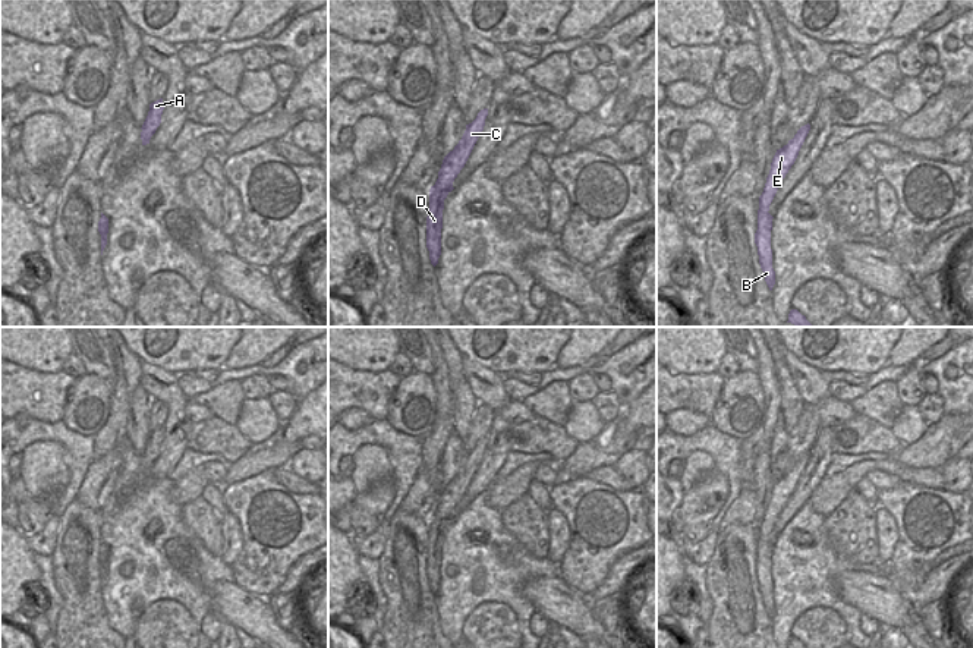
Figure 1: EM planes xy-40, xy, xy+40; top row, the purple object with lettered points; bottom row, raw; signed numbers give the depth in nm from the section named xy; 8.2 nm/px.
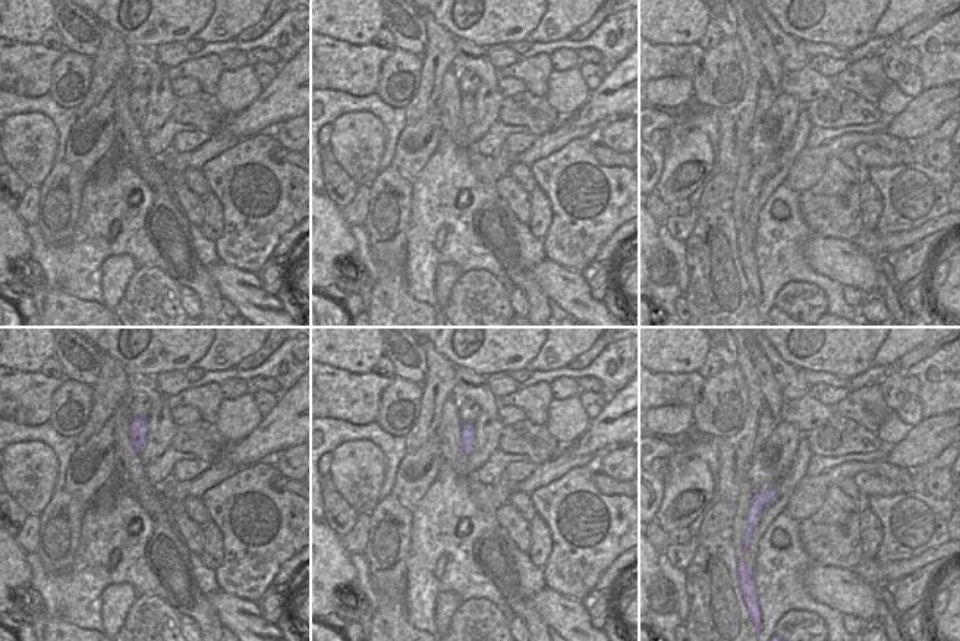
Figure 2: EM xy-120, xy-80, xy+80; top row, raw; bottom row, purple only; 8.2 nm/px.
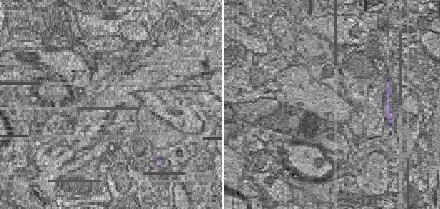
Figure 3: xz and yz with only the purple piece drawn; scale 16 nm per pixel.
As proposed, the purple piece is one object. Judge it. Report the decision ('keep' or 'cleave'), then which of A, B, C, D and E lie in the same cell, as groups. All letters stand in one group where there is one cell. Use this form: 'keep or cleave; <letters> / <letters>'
keep; A B C D E

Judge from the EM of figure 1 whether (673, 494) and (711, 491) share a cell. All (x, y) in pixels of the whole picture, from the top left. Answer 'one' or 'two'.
two

